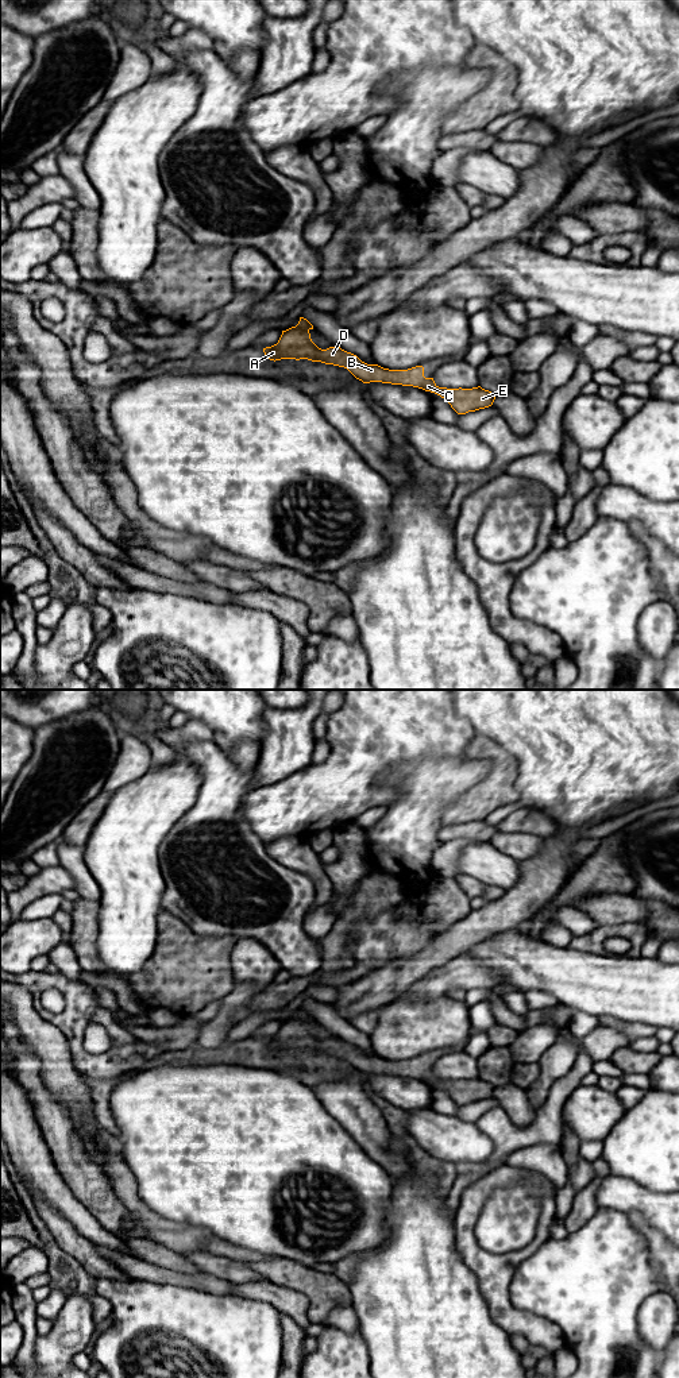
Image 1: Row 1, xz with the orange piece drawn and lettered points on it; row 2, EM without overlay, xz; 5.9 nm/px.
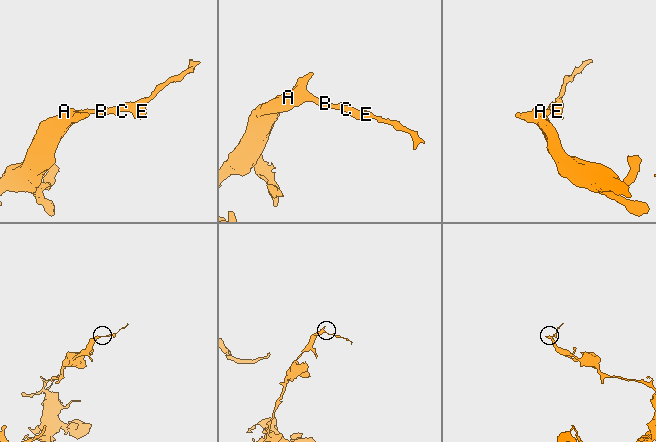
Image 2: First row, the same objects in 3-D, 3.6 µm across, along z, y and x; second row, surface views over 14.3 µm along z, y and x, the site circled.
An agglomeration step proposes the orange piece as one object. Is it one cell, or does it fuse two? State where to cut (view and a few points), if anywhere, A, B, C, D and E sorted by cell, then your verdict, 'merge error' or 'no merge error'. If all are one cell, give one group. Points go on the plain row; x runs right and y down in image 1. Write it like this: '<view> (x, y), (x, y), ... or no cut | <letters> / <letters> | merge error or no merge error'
no cut | A B C D E | no merge error

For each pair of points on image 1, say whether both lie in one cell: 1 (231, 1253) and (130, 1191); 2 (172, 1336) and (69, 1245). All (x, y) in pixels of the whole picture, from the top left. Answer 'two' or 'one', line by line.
1: one
2: two

